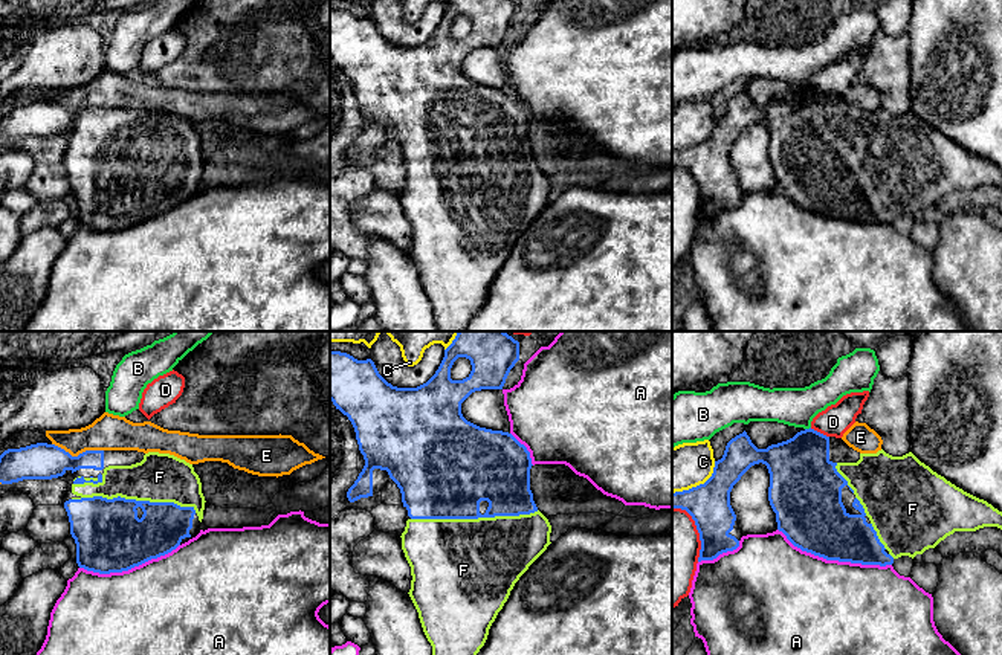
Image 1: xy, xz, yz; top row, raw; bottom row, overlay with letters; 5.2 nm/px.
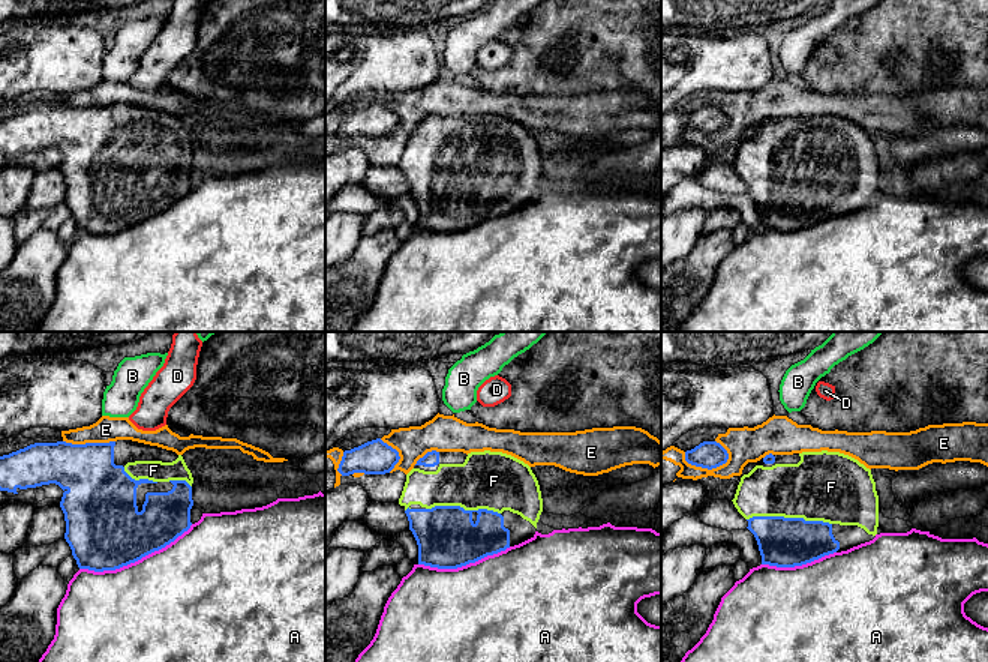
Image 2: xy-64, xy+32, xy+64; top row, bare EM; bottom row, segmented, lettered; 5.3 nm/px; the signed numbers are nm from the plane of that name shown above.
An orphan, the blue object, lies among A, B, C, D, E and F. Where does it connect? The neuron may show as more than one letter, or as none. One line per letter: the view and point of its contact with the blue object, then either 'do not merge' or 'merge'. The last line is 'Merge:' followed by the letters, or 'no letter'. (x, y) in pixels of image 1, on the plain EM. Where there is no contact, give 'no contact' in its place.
A: yz (834, 217) | do not merge
B: yz (807, 87) | do not merge
C: yz (700, 142) | do not merge
D: yz (819, 90) | do not merge
E: xy (78, 113) | do not merge
F: xy (135, 158) | merge
Merge: F

